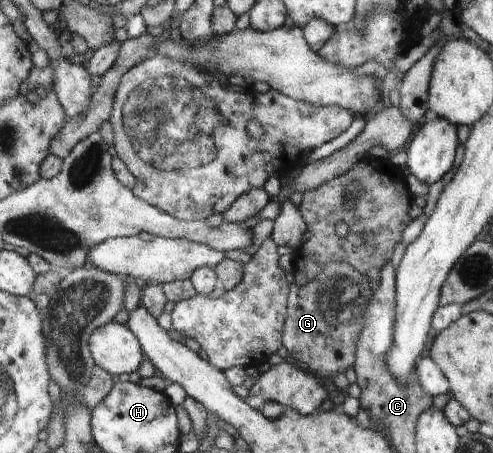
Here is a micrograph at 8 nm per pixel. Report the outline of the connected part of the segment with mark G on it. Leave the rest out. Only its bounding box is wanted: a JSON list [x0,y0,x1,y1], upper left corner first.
[283,261,375,379]

